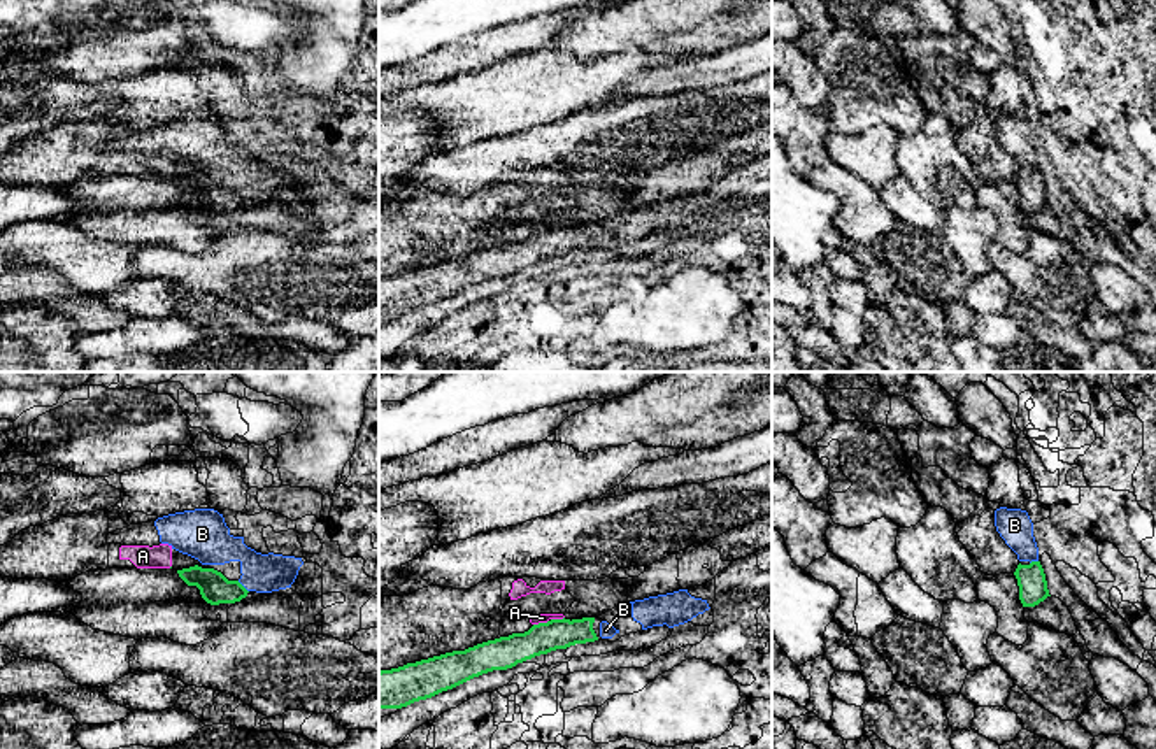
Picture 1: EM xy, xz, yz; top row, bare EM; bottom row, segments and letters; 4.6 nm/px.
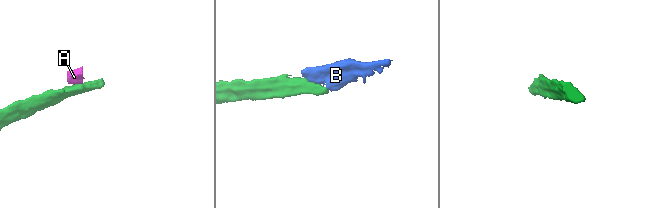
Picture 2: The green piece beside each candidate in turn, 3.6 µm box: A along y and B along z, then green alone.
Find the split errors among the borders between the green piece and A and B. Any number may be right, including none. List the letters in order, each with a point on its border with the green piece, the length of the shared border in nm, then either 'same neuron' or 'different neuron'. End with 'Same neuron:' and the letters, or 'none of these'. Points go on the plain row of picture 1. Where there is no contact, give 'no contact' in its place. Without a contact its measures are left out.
A: meets green in xz at (541, 230); contact 80 nm long; different neuron
B: meets green in xy at (242, 193); contact 80 nm long; same neuron
Same neuron: B

